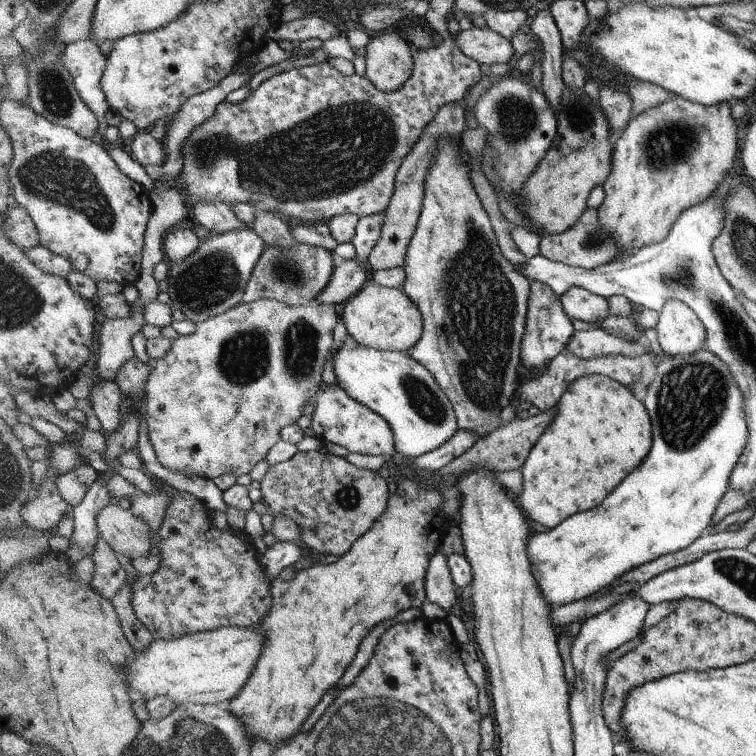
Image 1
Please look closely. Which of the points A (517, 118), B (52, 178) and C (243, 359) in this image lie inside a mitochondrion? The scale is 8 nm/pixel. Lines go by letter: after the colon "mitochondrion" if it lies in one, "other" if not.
A: mitochondrion
B: mitochondrion
C: mitochondrion

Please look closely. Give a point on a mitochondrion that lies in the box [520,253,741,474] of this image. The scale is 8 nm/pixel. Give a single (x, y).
(691, 398)

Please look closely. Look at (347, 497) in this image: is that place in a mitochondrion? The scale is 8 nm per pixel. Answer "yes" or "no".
yes

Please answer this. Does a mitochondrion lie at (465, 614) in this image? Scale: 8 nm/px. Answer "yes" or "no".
no

